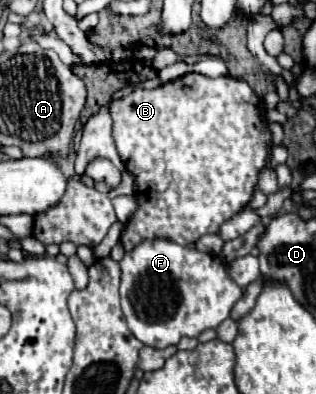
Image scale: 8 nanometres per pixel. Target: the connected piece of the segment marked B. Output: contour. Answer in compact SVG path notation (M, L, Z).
M189 73L181 79L163 83L155 89L137 89L129 95L125 95L123 99L117 99L109 105L109 113L113 117L113 141L115 147L119 151L121 161L125 161L127 171L135 177L135 197L139 203L139 209L135 211L135 215L129 219L129 223L125 225L125 233L121 235L121 241L125 245L125 251L129 251L131 247L135 247L137 243L141 243L143 239L153 239L159 235L167 235L169 239L173 239L179 245L189 245L195 243L199 237L207 235L207 233L219 233L221 225L231 219L233 215L237 215L253 197L255 185L257 185L257 177L263 169L263 165L267 163L269 157L269 149L271 149L271 133L267 129L267 121L265 117L261 117L261 101L259 97L251 91L251 87L247 83L243 83L241 79L233 79L233 77L217 77L217 79L209 79L203 77L199 73Z

